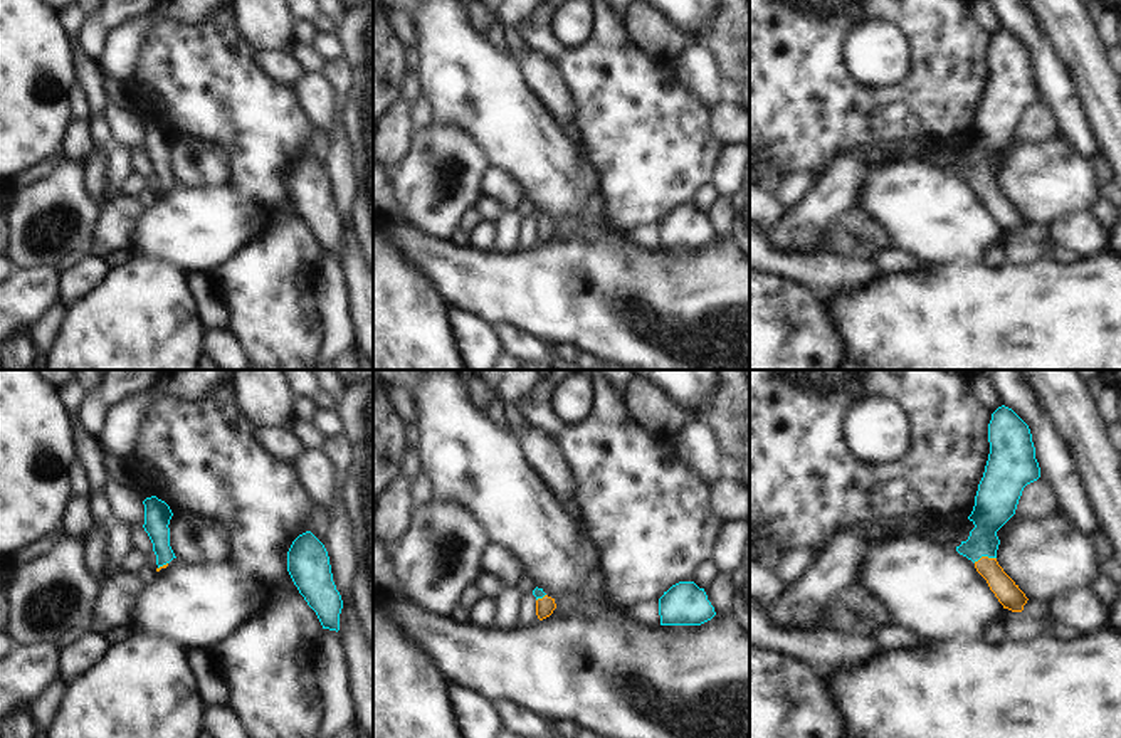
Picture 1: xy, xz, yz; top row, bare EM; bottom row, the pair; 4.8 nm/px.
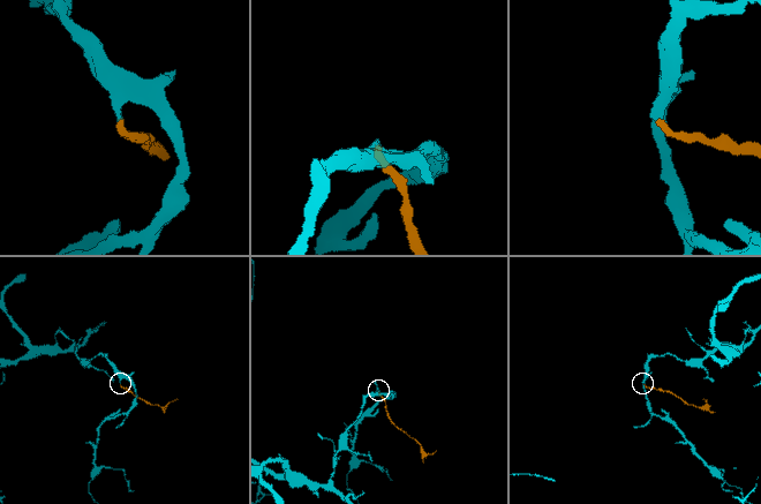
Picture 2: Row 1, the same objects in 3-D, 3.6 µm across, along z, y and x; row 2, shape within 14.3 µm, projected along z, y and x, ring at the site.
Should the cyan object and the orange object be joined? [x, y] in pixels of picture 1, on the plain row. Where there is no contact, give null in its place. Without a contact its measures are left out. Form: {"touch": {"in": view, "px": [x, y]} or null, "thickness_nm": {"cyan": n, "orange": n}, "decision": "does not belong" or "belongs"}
{"touch": {"in": "yz", "px": [984, 179]}, "thickness_nm": {"cyan": 190, "orange": 120}, "decision": "belongs"}

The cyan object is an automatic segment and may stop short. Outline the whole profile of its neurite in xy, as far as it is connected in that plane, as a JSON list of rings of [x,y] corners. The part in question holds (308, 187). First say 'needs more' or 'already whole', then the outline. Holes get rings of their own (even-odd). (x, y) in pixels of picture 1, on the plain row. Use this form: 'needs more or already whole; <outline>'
already whole; [[[311,155],[292,165],[287,175],[287,195],[323,252],[338,256],[343,224],[333,205],[328,175]]]

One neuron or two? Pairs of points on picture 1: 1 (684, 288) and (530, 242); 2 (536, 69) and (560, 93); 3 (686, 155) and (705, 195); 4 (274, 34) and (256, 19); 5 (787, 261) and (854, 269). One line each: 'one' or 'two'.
1: two
2: one
3: two
4: one
5: one

